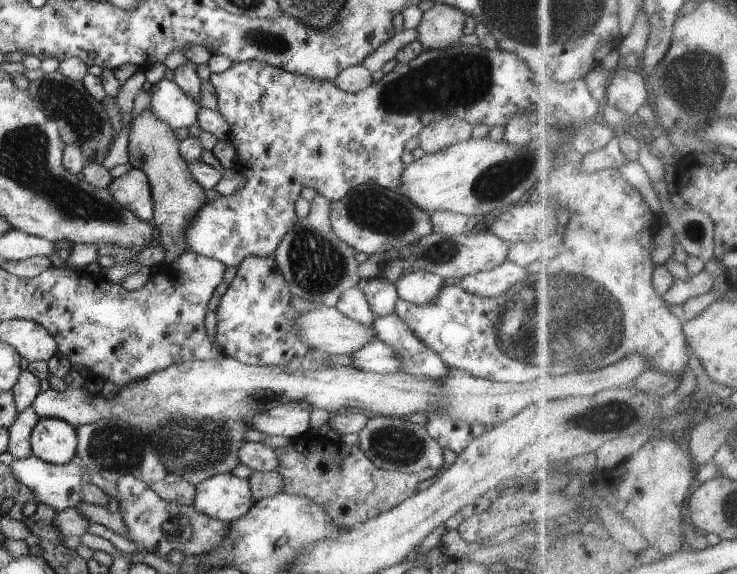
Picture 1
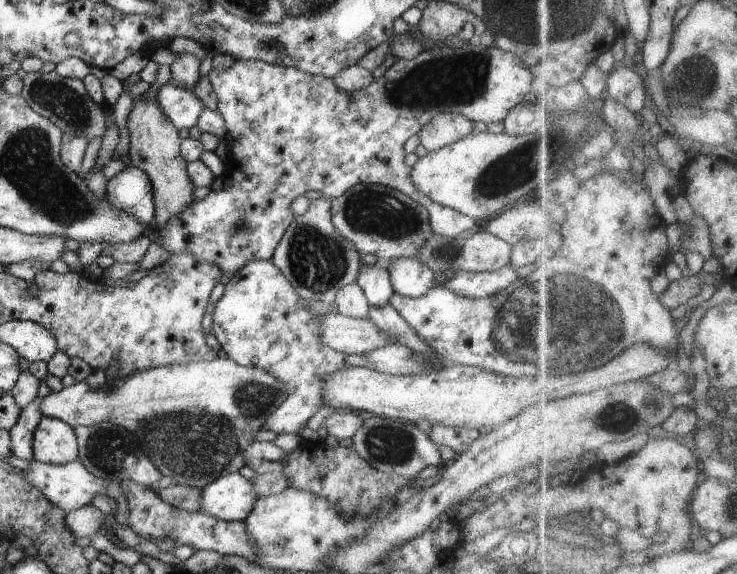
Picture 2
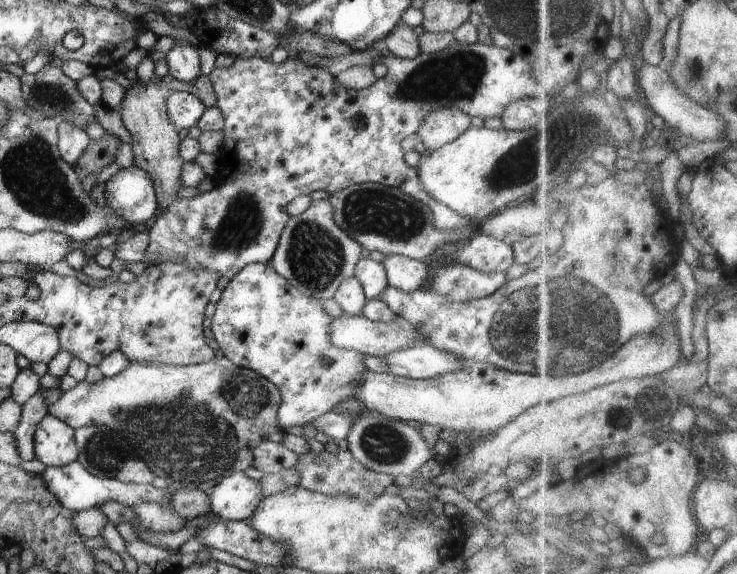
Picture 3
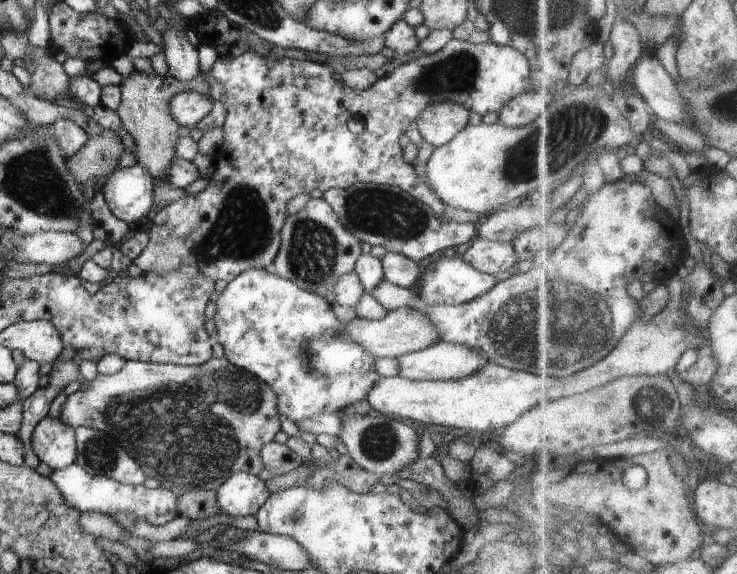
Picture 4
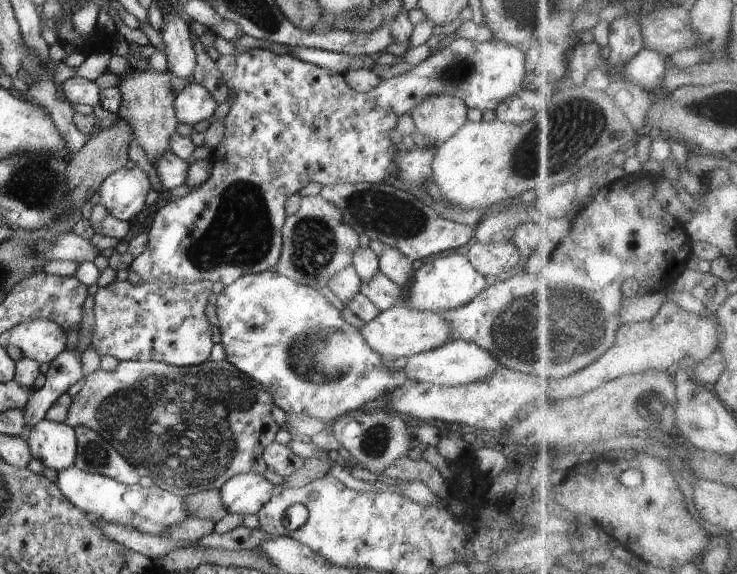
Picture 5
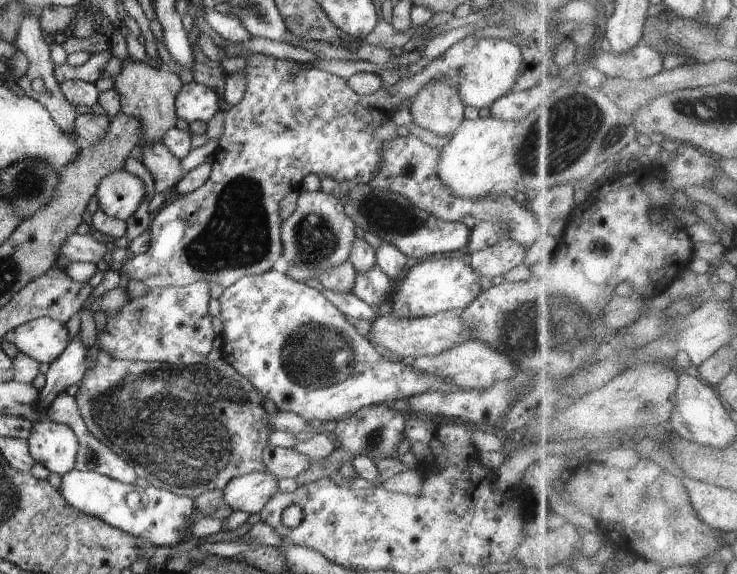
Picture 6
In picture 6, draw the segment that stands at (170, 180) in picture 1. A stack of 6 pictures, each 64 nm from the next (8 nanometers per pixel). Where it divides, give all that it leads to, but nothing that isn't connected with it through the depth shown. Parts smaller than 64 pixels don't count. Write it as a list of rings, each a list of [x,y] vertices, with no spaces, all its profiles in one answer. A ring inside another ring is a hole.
[[[131,56],[122,60],[121,71],[113,79],[114,89],[120,96],[121,112],[128,114],[130,118],[136,118],[142,124],[143,144],[152,146],[156,142],[162,143],[166,132],[176,127],[178,118],[175,112],[175,98],[182,88],[183,79],[166,67],[154,68]]]

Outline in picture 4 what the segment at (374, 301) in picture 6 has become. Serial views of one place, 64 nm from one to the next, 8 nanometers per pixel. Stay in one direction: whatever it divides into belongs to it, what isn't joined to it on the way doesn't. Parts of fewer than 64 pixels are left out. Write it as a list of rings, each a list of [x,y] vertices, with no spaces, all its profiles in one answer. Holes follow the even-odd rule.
[[[635,180],[607,182],[590,195],[588,202],[584,202],[582,212],[577,209],[570,211],[567,217],[570,238],[565,239],[551,254],[539,253],[536,270],[530,270],[528,274],[528,269],[521,267],[517,274],[494,284],[486,294],[470,302],[446,306],[428,304],[415,288],[402,288],[388,280],[380,282],[380,286],[368,294],[386,310],[408,308],[426,314],[438,330],[441,342],[478,350],[486,362],[542,376],[569,377],[580,374],[580,371],[612,354],[634,322],[646,319],[642,304],[628,292],[628,286],[632,282],[638,282],[643,288],[667,285],[678,275],[678,270],[689,256],[682,226],[677,225],[678,219],[673,213],[662,208],[655,193],[649,186]]]

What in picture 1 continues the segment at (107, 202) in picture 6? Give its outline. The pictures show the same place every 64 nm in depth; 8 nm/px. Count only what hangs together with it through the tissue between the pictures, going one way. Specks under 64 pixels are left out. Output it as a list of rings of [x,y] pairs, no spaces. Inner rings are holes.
[[[133,168],[107,187],[114,201],[127,207],[140,220],[152,223],[153,201],[148,178],[143,171]]]

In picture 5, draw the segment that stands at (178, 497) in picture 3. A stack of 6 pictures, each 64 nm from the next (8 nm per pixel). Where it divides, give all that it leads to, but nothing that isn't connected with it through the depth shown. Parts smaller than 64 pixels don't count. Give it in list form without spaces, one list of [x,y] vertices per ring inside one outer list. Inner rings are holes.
[[[219,489],[196,490],[191,495],[185,495],[184,502],[186,502],[186,512],[191,517],[216,522],[228,514],[228,510],[222,504]]]

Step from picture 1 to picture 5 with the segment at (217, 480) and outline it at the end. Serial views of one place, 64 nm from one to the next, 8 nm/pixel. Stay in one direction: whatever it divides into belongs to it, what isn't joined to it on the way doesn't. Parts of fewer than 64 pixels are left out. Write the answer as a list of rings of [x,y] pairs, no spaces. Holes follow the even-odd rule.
[[[240,473],[219,488],[222,504],[228,513],[257,514],[272,496],[275,486],[264,474]]]

